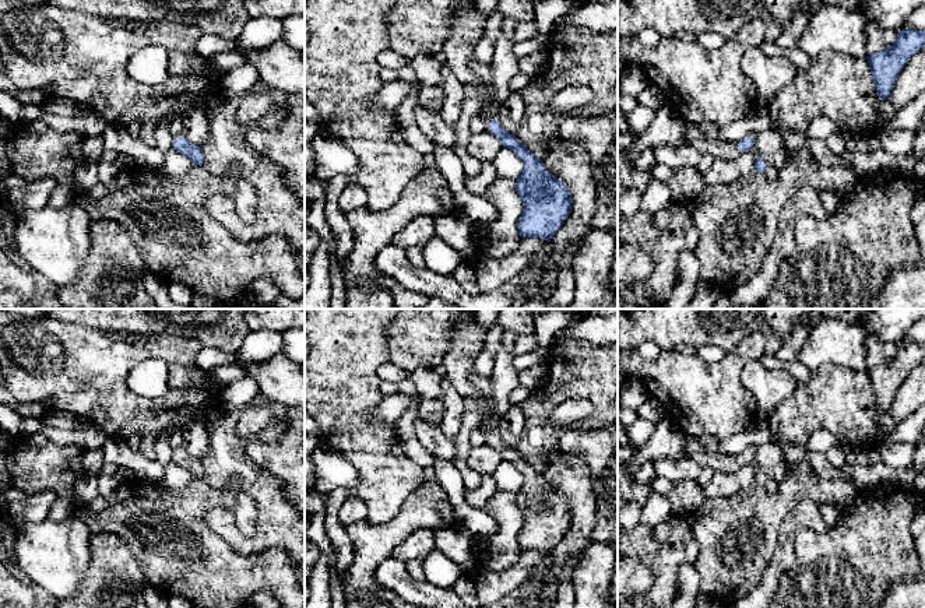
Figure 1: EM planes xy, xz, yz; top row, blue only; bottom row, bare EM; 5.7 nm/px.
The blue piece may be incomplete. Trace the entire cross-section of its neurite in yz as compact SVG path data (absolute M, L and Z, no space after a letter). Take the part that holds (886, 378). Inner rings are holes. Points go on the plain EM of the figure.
M903 342L891 359L866 370L880 412L890 410L903 380L924 361L925 344Z

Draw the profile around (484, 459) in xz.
M488 444L472 447L467 457L469 468L489 477L492 477L500 463L503 463L502 456Z

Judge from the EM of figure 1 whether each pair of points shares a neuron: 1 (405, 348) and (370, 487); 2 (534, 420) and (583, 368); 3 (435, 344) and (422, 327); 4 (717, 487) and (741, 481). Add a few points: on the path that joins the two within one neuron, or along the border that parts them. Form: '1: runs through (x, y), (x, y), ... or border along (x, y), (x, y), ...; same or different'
1: border along (386, 329), (387, 351), (391, 361); different
2: runs through (542, 407), (570, 379); same
3: runs through (431, 340), (424, 331); same
4: runs through (723, 484), (735, 481); same

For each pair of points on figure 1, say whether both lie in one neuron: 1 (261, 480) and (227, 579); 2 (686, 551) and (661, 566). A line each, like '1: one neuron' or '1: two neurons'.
1: two neurons
2: one neuron

